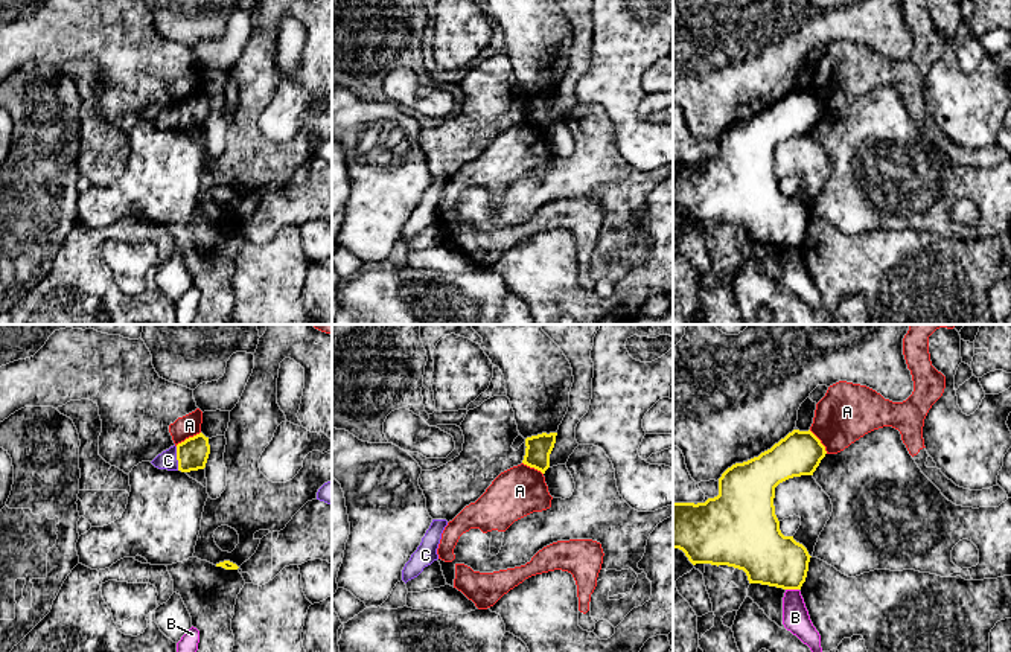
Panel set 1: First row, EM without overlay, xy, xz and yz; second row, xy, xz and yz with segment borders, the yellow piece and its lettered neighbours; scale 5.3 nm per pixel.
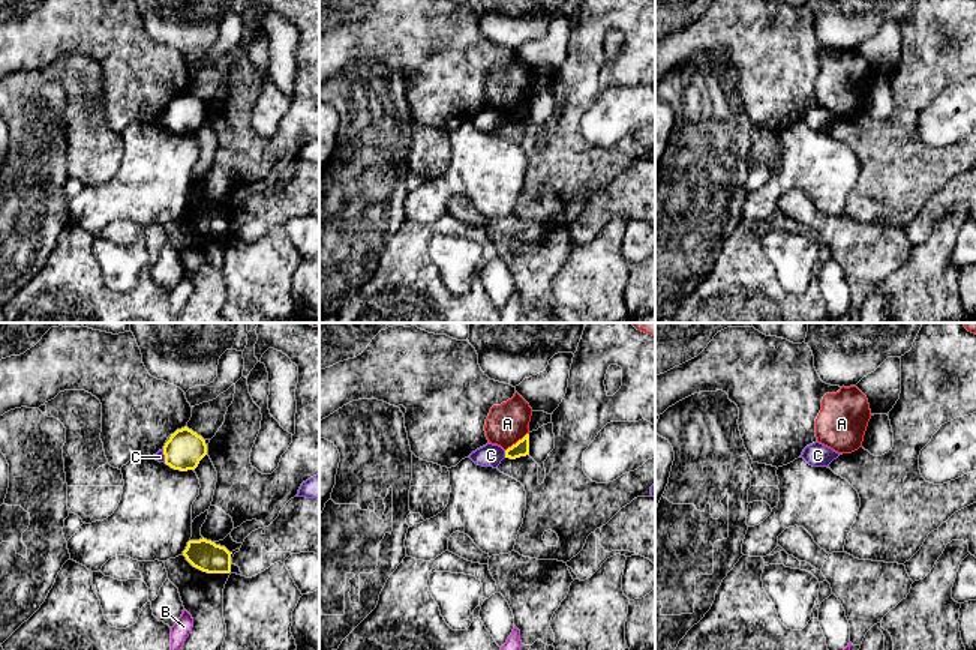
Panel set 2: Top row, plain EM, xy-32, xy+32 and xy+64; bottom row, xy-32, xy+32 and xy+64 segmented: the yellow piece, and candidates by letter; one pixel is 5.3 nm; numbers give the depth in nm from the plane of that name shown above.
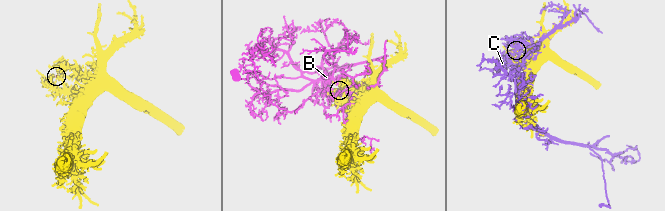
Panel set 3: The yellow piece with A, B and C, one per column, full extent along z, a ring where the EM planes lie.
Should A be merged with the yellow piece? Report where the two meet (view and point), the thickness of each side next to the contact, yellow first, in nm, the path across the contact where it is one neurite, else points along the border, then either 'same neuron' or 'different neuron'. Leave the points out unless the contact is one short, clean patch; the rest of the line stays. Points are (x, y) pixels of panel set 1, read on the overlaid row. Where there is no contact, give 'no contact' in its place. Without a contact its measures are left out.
meets yellow in xy at (189, 437); 170 nm thick on the yellow side, 120 nm on the other; border along xy (200, 431), (175, 445); different neuron

